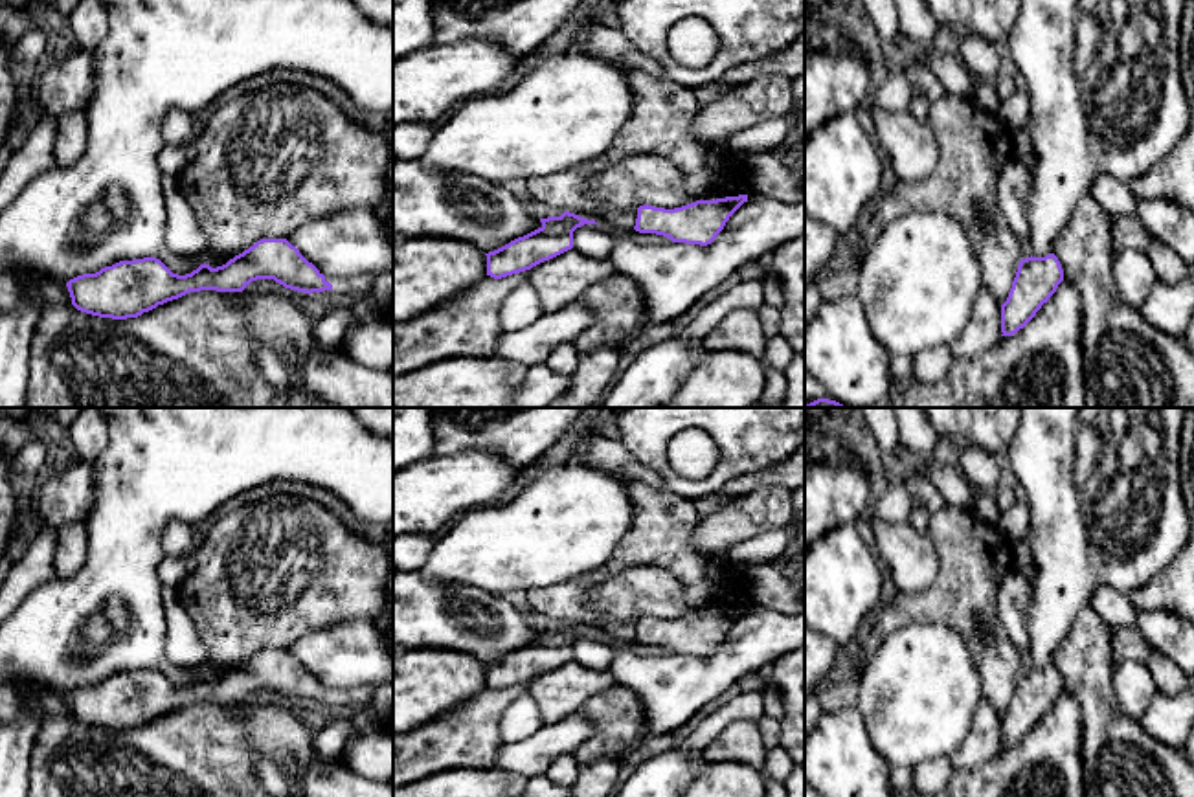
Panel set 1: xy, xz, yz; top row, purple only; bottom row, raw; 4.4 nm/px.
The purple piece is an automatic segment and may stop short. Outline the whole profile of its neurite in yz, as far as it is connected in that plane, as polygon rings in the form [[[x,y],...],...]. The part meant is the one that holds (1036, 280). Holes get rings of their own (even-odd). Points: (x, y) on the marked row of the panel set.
[[[1054,253],[1021,259],[1008,297],[1001,305],[1001,336],[1023,329],[1062,281],[1064,270]]]

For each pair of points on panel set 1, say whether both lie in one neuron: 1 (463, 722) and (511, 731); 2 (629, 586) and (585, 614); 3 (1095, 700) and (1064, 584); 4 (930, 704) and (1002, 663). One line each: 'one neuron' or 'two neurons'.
1: two neurons
2: two neurons
3: two neurons
4: two neurons

